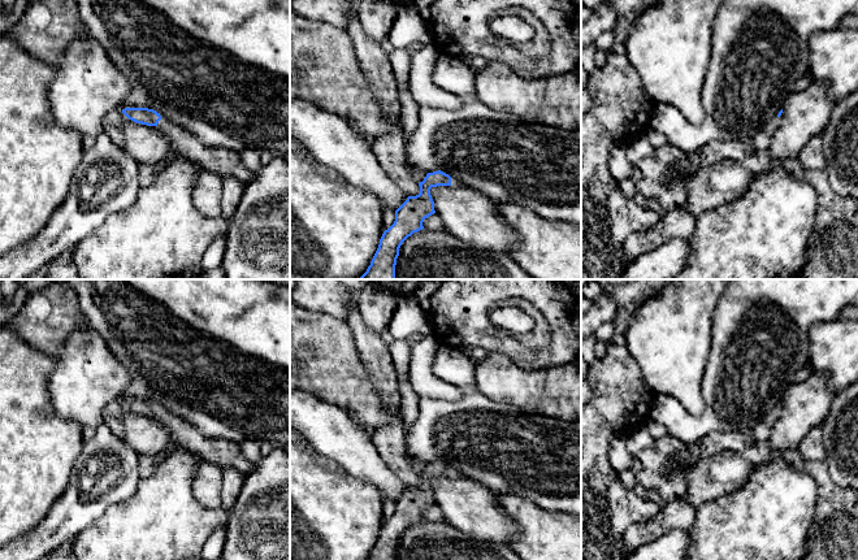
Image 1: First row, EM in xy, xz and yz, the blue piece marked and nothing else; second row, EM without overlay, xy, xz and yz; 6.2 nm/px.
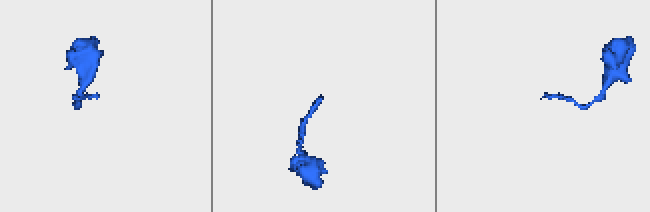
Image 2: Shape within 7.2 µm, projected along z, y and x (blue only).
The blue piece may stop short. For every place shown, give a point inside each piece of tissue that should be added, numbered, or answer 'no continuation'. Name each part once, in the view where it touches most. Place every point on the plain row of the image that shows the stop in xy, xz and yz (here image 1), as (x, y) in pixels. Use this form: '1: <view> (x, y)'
1: xy (222, 452)

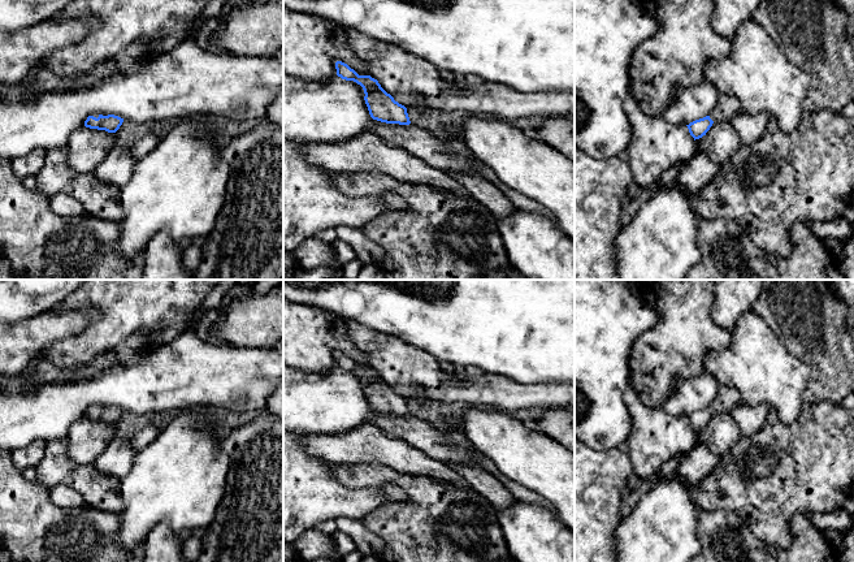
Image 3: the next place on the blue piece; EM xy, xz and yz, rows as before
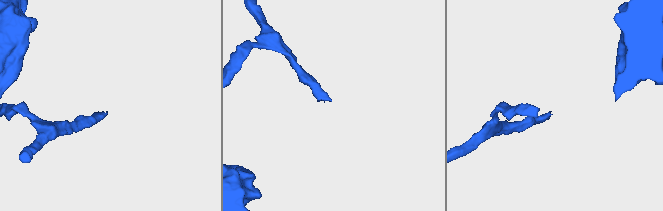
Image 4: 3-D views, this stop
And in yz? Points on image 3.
1: yz (728, 398)

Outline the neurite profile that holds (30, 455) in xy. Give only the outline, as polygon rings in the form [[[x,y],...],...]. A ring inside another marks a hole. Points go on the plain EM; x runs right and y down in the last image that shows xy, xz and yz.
[[[36,440],[25,448],[12,451],[14,466],[23,471],[29,467],[36,467],[45,454],[47,441]]]

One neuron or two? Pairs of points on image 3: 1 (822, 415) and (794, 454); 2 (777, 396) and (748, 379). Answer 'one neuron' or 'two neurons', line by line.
1: one neuron
2: one neuron

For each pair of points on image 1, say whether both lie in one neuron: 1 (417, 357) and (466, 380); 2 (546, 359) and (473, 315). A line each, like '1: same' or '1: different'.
1: different
2: same

